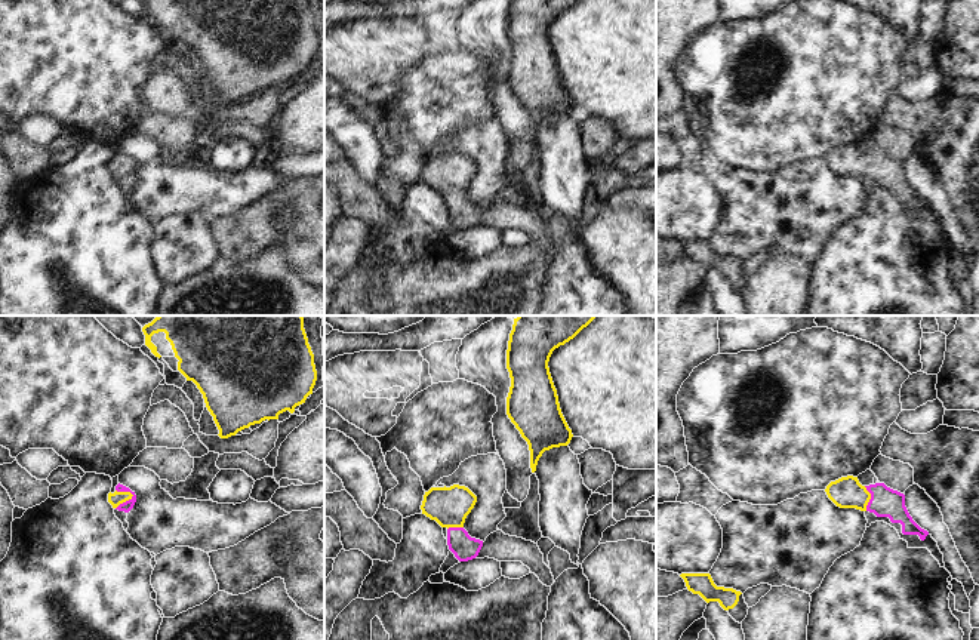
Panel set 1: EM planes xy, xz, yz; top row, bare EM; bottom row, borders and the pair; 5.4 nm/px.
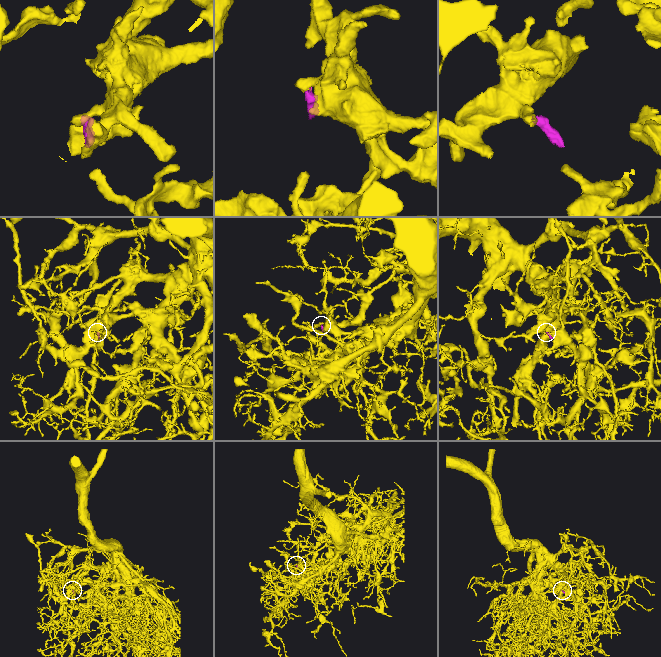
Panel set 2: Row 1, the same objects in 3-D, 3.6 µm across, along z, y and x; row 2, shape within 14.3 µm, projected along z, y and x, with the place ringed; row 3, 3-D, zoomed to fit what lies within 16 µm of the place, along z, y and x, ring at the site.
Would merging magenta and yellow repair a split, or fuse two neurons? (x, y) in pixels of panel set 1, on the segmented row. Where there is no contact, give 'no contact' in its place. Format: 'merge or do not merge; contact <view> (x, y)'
merge; contact xy (126, 501)

